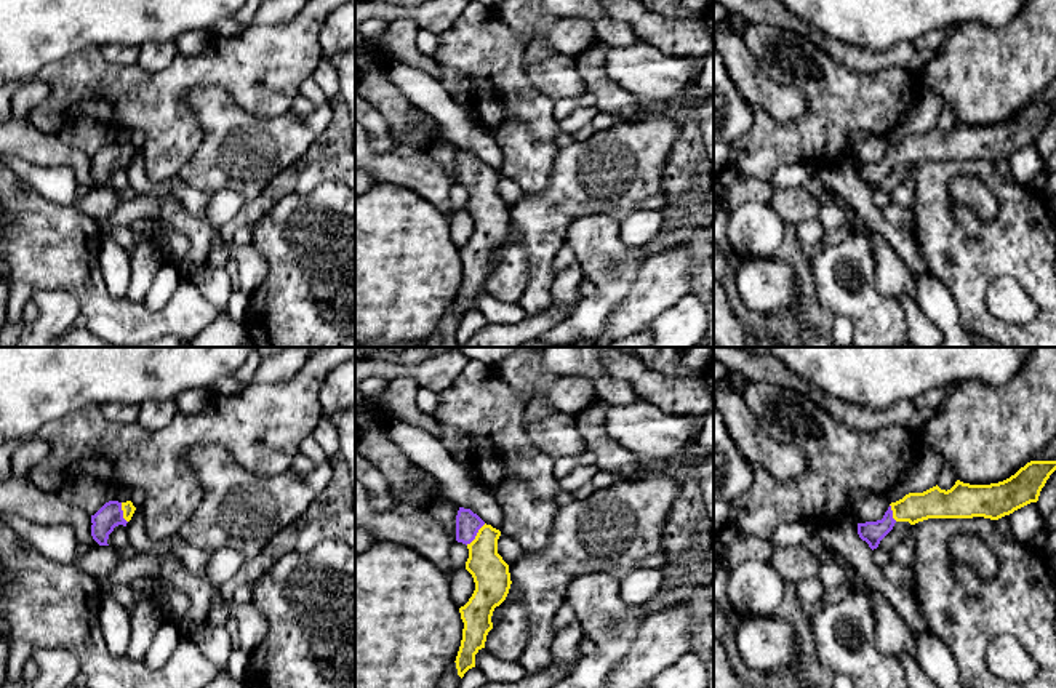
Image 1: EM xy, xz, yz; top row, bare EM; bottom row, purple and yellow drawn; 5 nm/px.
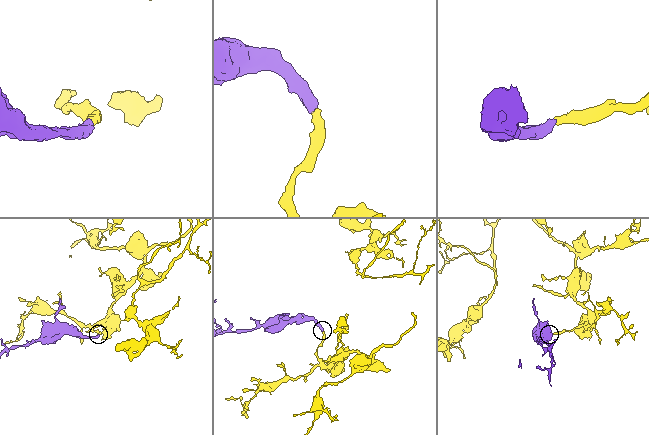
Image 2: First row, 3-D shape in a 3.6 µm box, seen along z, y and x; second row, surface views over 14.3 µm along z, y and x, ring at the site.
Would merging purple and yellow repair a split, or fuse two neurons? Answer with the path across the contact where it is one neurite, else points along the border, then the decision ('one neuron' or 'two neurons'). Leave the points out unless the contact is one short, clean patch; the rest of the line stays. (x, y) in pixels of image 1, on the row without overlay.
way xz (468, 165), (476, 176), (490, 215); one neuron

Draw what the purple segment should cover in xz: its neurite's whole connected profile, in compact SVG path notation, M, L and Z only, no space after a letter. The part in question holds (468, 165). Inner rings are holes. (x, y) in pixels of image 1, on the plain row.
M459 149L456 182L469 190L466 211L475 224L472 238L459 250L464 270L454 304L461 320L475 309L475 296L485 290L486 277L493 270L493 253L506 242L512 226L509 206L498 195L499 178L499 171L486 166L470 150Z

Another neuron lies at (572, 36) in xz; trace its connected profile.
M582 18L557 21L541 29L539 37L542 37L557 53L573 58L597 40L592 22Z

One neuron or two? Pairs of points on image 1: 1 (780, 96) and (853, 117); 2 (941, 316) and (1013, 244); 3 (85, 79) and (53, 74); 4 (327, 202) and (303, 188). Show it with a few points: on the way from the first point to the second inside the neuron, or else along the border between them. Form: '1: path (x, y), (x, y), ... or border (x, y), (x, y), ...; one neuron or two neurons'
1: border (776, 82), (805, 98), (799, 119); two neurons
2: border (930, 274), (949, 292), (964, 330); two neurons
3: path (77, 79), (61, 76); one neuron
4: border (338, 180), (320, 183), (306, 194), (293, 191); two neurons

